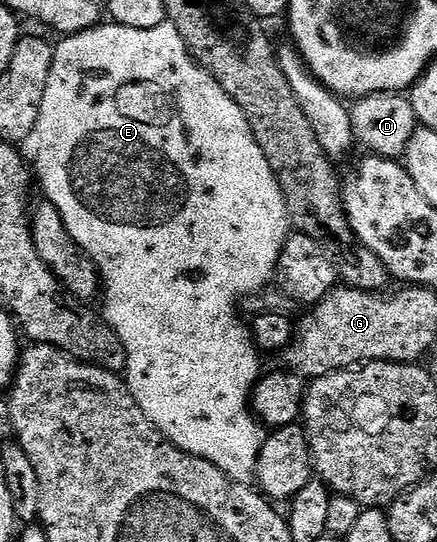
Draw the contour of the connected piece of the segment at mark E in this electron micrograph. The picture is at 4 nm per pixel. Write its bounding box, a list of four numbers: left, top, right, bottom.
[22,22,290,484]

